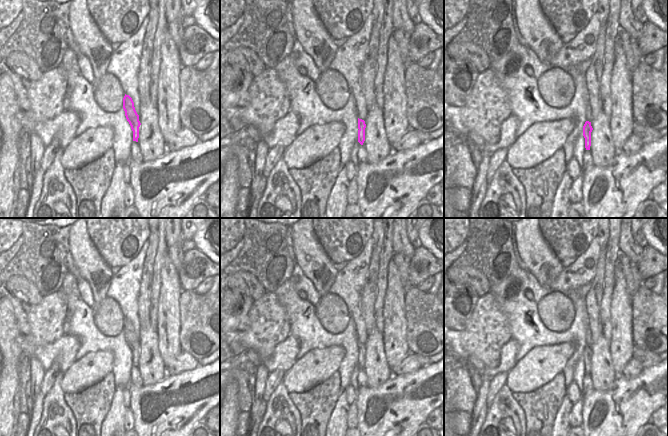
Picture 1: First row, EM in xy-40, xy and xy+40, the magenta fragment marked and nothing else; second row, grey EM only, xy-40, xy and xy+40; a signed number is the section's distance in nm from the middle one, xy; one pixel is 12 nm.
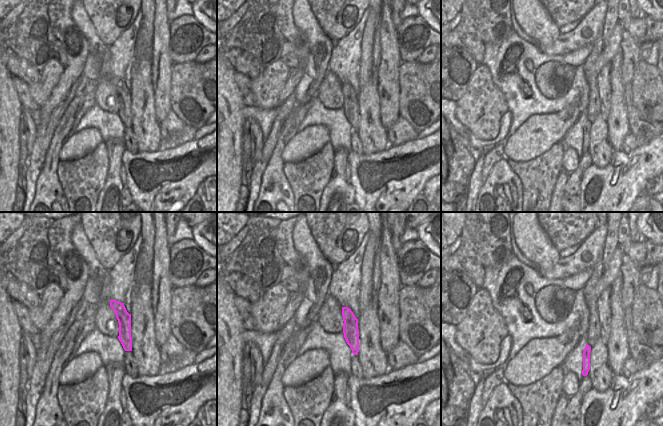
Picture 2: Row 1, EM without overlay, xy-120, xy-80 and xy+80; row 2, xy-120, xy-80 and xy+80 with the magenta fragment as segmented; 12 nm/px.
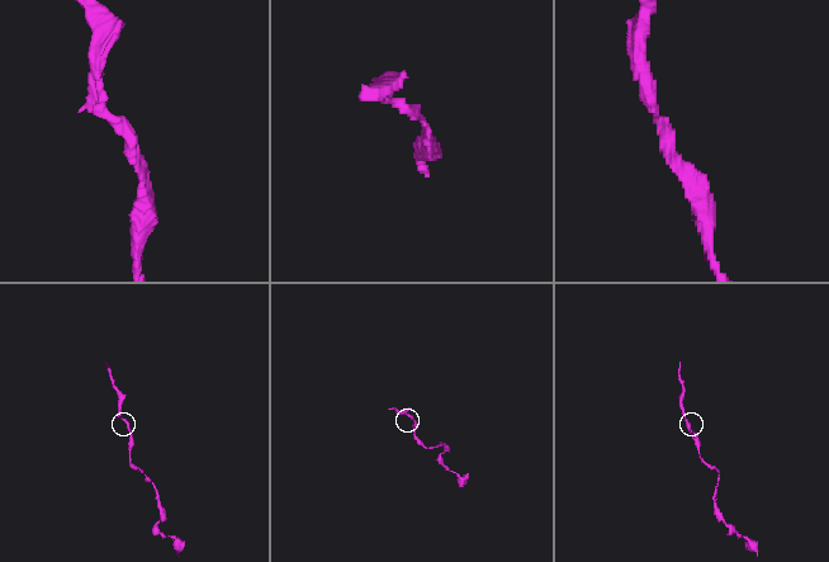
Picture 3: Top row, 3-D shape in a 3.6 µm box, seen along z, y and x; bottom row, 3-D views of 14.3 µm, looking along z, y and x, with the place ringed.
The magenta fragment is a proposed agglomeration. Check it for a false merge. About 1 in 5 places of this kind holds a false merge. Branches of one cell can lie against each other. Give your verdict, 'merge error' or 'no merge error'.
no merge error

